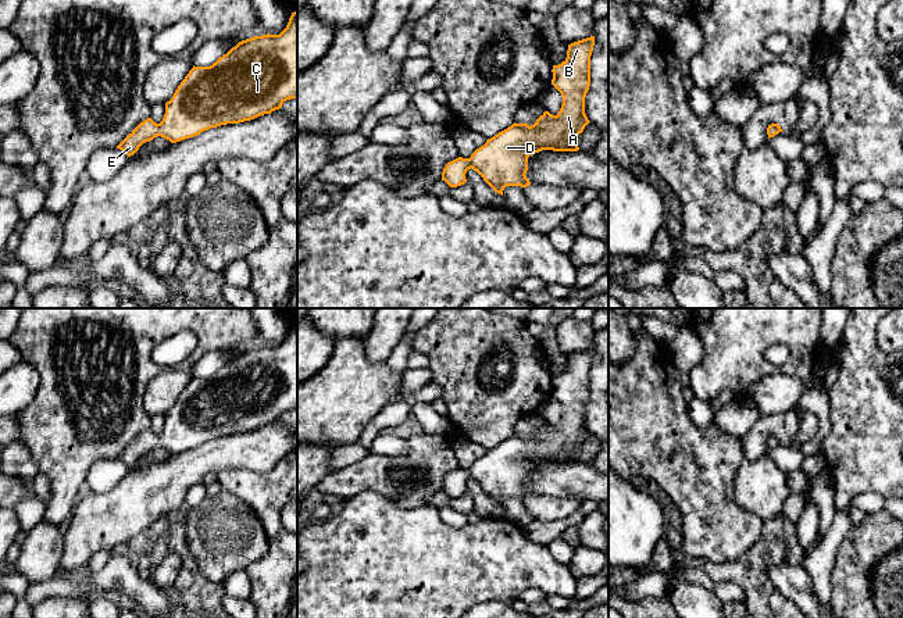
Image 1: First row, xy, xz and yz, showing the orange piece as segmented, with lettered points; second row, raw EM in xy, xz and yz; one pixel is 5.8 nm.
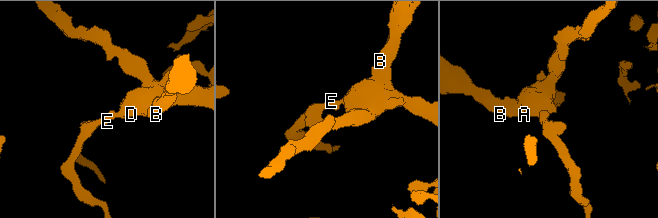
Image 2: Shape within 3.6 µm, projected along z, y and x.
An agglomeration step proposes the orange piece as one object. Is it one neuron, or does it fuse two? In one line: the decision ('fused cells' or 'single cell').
single cell

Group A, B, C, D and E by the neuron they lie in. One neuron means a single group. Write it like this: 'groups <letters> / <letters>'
groups A B C D E

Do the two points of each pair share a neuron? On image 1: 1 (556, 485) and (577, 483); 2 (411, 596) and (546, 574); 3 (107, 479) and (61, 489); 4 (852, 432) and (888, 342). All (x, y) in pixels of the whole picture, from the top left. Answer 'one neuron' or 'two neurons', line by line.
1: one neuron
2: one neuron
3: two neurons
4: two neurons

